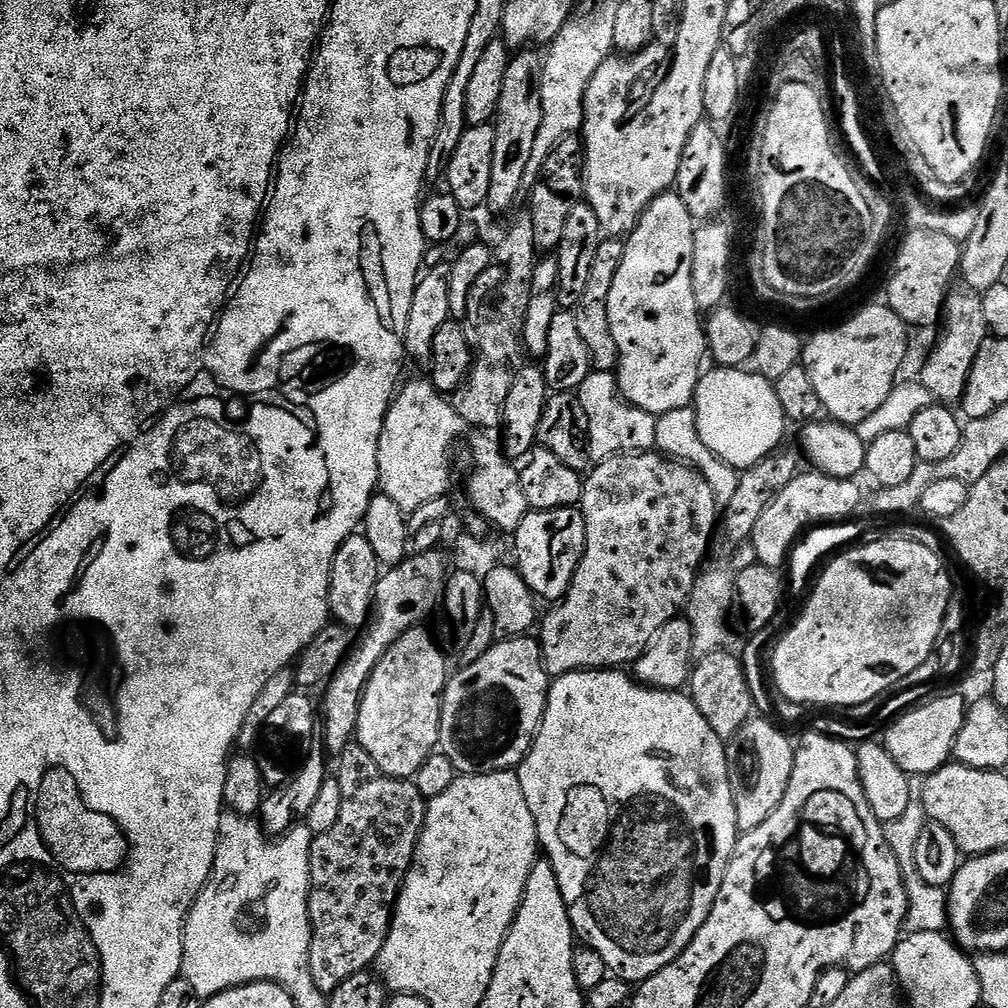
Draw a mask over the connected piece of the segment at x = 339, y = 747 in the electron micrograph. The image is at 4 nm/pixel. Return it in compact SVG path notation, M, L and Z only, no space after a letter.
M443 551L416 552L409 554L400 564L393 564L387 570L381 571L380 581L376 587L376 597L372 603L371 617L363 629L360 641L351 645L347 658L342 666L333 674L326 685L322 700L322 732L324 728L323 747L333 754L339 754L353 743L358 726L358 712L370 674L382 662L390 646L411 628L419 628L424 619L441 607L444 586L450 573L450 564L444 561Z

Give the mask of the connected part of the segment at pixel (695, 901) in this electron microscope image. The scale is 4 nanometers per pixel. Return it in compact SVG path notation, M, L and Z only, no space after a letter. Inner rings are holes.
M585 670L567 672L565 676L555 677L548 689L548 705L540 731L537 732L536 741L526 758L521 762L518 775L522 782L522 794L526 794L526 806L530 806L530 814L534 814L539 847L554 866L554 874L558 874L558 886L566 902L573 933L579 939L581 936L584 939L581 941L587 947L602 954L602 962L606 962L611 975L629 982L643 982L670 962L677 960L694 938L694 934L698 934L702 922L706 922L718 898L722 878L726 878L730 858L736 849L738 829L734 794L728 777L730 752L729 749L724 749L725 741L718 734L714 734L714 730L710 730L710 722L702 718L691 695L680 690L668 692L665 688L649 688L624 672L627 671Z

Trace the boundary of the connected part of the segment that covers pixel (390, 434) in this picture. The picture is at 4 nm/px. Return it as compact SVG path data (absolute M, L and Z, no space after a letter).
M431 379L412 380L406 384L397 391L388 408L388 421L380 435L384 442L378 446L379 491L396 505L402 506L405 514L418 510L418 506L426 506L426 502L436 500L439 496L449 495L448 487L452 484L452 447L456 439L466 432L465 422L458 418L458 410L454 410L451 399L439 392L432 385Z

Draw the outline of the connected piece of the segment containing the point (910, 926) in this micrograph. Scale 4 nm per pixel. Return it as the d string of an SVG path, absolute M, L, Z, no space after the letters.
M913 787L910 806L906 806L906 814L894 818L894 822L883 824L884 833L890 850L894 850L894 858L898 858L898 870L902 870L902 882L906 886L906 898L908 899L907 931L944 932L948 922L948 893L938 886L930 886L930 882L922 882L922 874L918 874L918 861L914 858L914 849L918 846L918 834L922 834L926 823L923 799L923 787Z

